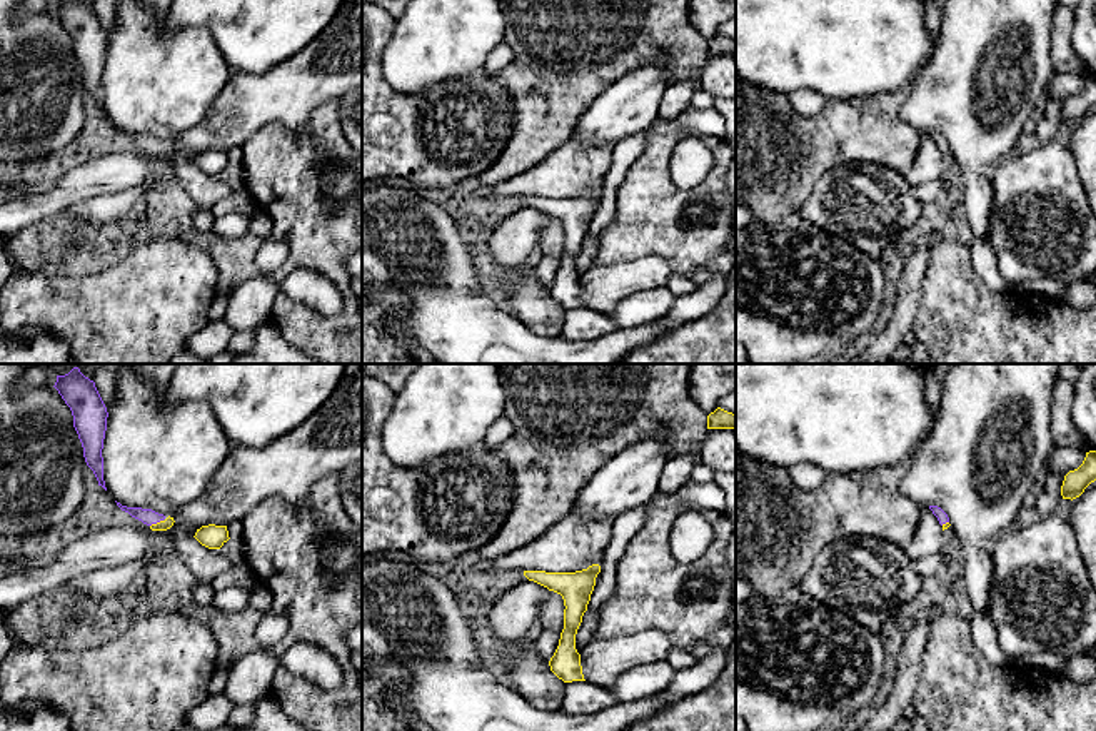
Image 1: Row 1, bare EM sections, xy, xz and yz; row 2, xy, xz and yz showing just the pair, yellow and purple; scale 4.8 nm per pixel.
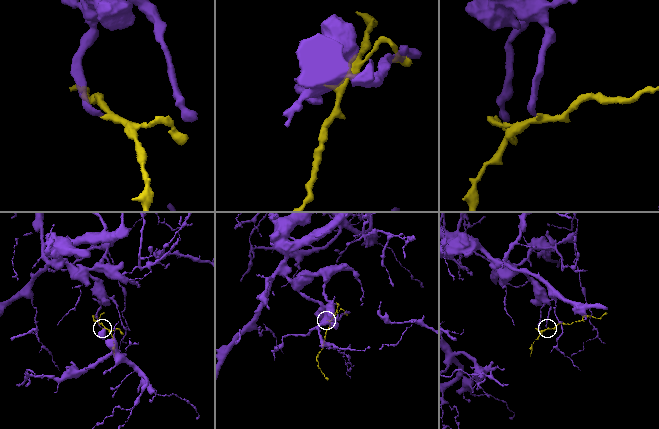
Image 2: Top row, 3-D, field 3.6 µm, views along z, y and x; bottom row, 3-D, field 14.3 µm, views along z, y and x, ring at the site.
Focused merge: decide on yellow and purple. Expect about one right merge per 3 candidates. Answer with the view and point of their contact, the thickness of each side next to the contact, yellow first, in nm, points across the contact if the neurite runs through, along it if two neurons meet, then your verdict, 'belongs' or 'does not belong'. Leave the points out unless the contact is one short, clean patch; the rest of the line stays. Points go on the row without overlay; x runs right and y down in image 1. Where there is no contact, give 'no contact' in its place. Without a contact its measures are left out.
contact xy (157, 149); calibres 50 and 80 nm; way xy (165, 151), (157, 149), (147, 142); belongs

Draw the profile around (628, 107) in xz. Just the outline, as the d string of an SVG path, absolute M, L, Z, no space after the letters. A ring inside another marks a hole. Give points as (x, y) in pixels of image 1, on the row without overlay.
M669 47L654 62L626 73L581 113L574 137L586 145L616 145L647 130L657 118L672 65Z

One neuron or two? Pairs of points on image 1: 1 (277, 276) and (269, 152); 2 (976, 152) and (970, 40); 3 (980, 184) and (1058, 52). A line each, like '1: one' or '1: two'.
1: one
2: one
3: two

